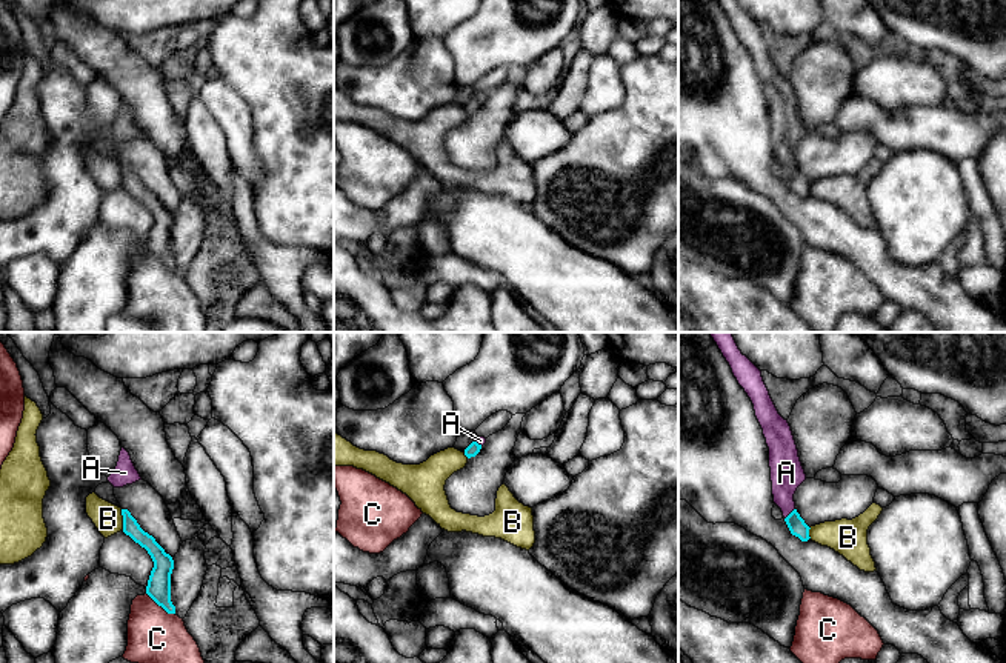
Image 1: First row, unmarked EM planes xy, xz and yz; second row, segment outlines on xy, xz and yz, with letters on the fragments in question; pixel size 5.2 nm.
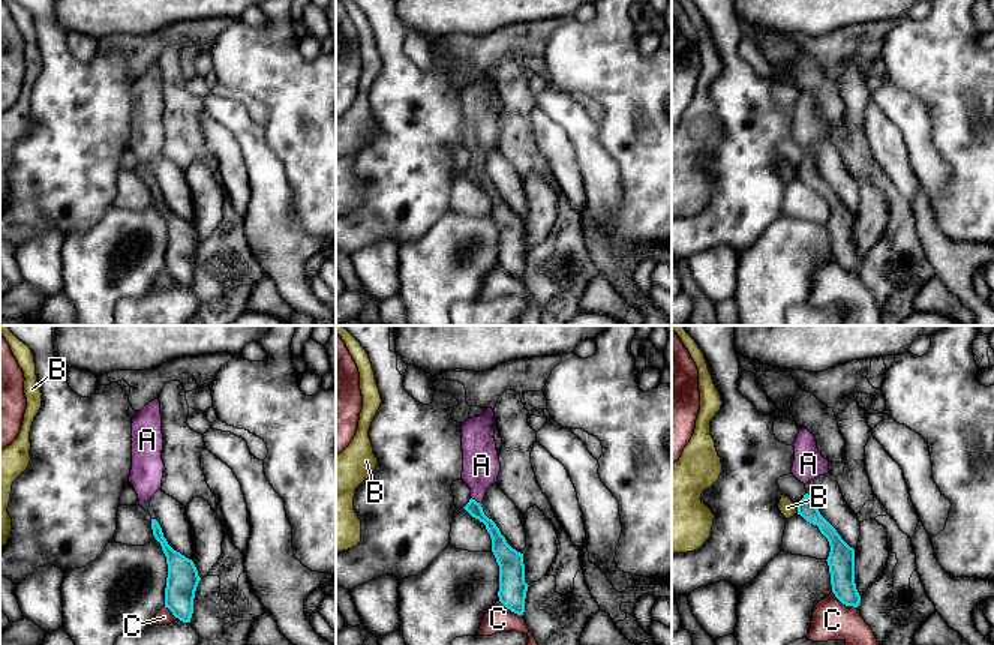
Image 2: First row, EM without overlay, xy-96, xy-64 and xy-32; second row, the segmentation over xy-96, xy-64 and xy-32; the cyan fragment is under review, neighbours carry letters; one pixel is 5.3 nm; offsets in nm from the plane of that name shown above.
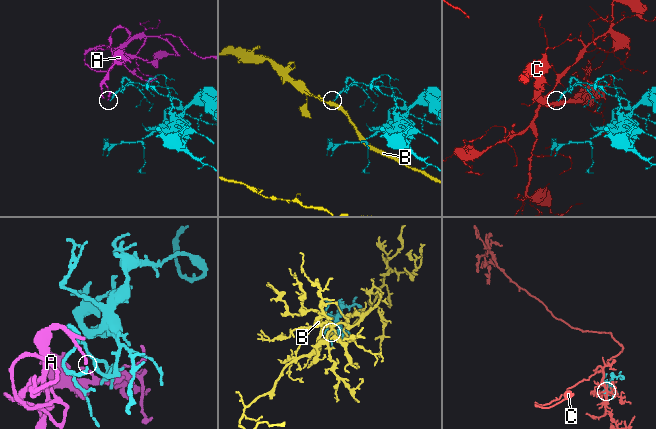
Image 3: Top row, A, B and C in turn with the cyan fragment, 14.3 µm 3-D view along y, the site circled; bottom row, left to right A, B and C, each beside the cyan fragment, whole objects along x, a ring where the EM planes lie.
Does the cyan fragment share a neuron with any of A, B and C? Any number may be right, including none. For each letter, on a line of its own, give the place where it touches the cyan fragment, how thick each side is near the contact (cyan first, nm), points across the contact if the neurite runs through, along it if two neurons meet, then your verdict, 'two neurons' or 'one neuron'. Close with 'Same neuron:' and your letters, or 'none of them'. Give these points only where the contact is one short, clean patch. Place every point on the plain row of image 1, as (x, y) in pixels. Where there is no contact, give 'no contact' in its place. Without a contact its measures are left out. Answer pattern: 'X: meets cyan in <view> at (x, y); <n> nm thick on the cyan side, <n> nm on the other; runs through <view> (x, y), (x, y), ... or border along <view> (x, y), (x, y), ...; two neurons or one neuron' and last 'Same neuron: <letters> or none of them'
A: meets cyan in yz at (789, 169); 90 nm thick on the cyan side, 180 nm on the other; runs through yz (797, 182), (789, 169), (786, 128); one neuron
B: meets cyan in xy at (123, 176); 90 nm thick on the cyan side, 150 nm on the other; border along xy (120, 165), (123, 185); two neurons
C: meets cyan in xy at (160, 260); 130 nm thick on the cyan side, 300 nm on the other; two neurons
Same neuron: A

